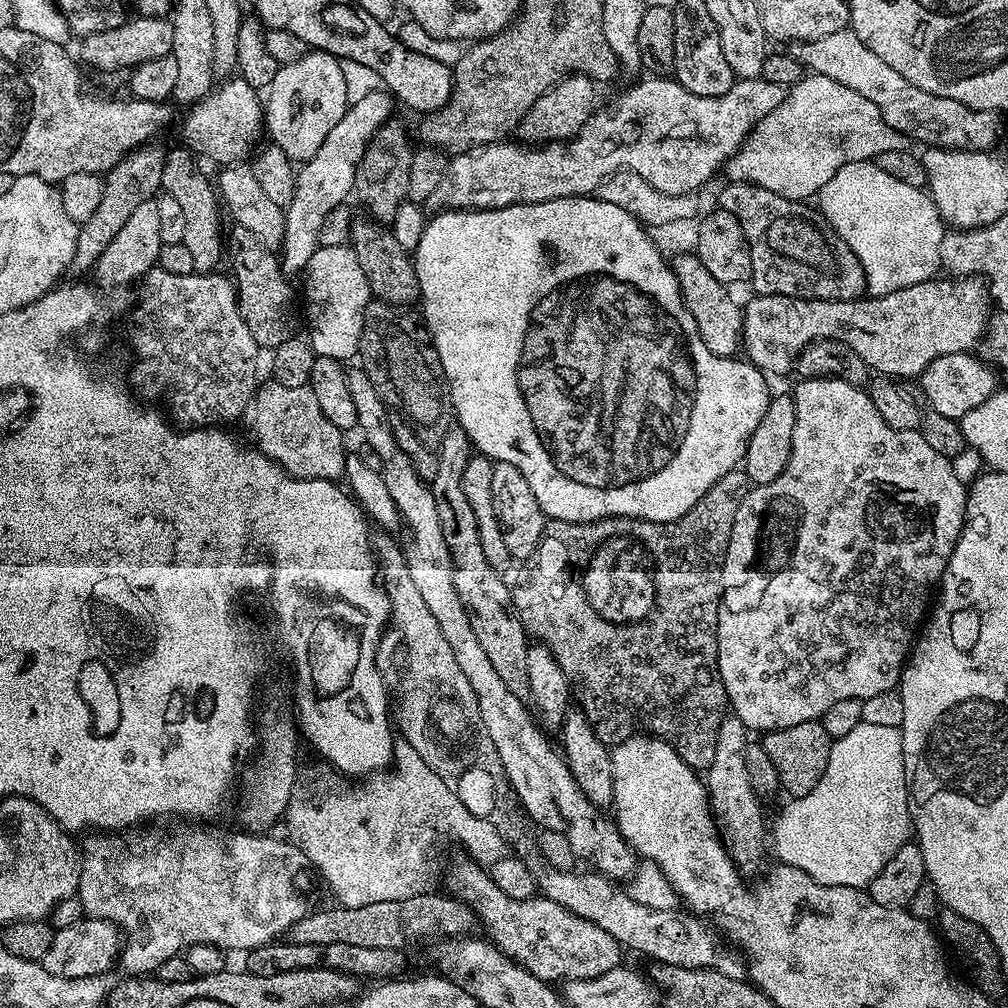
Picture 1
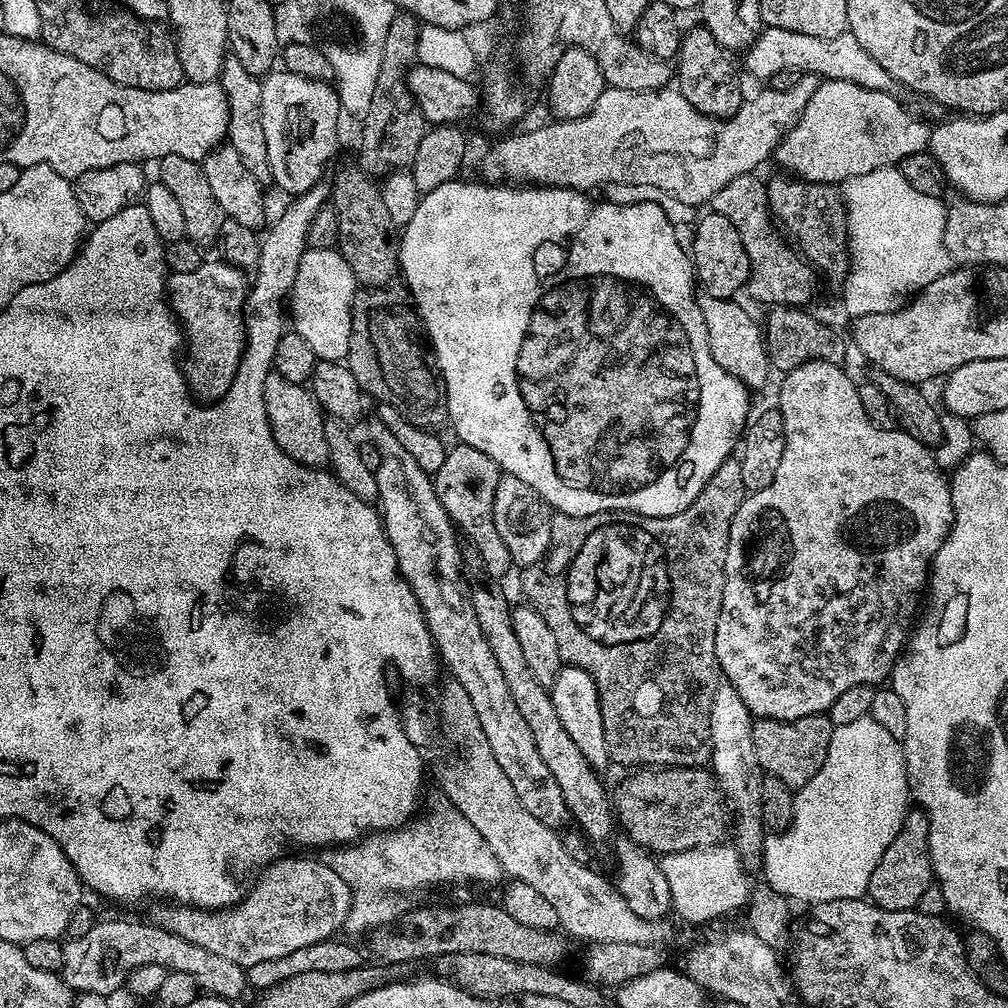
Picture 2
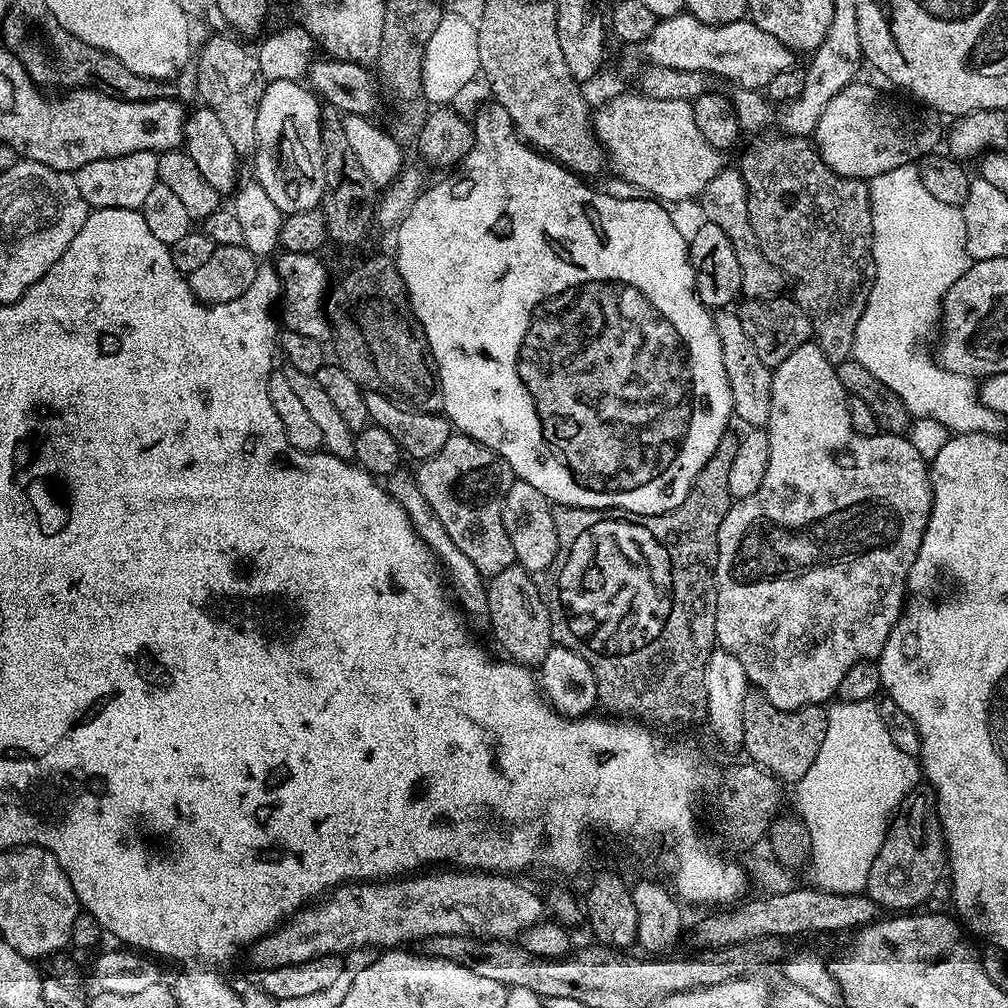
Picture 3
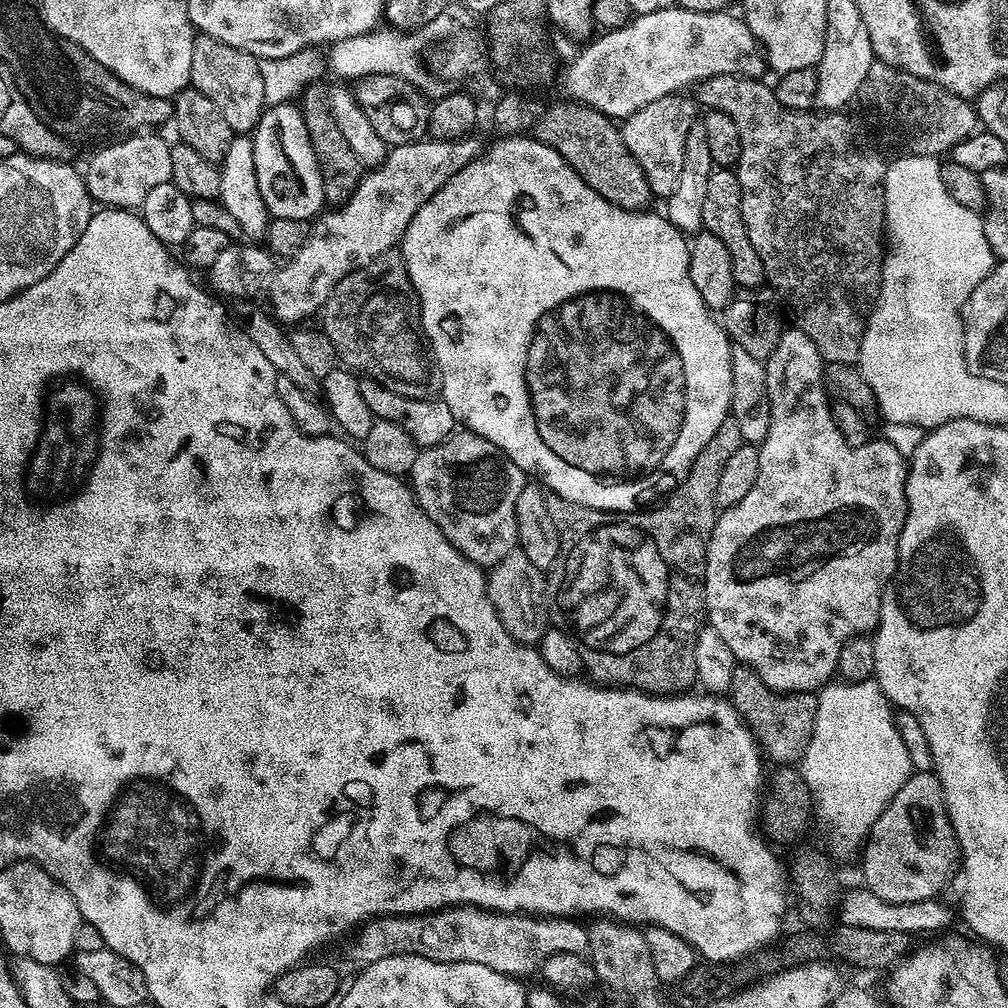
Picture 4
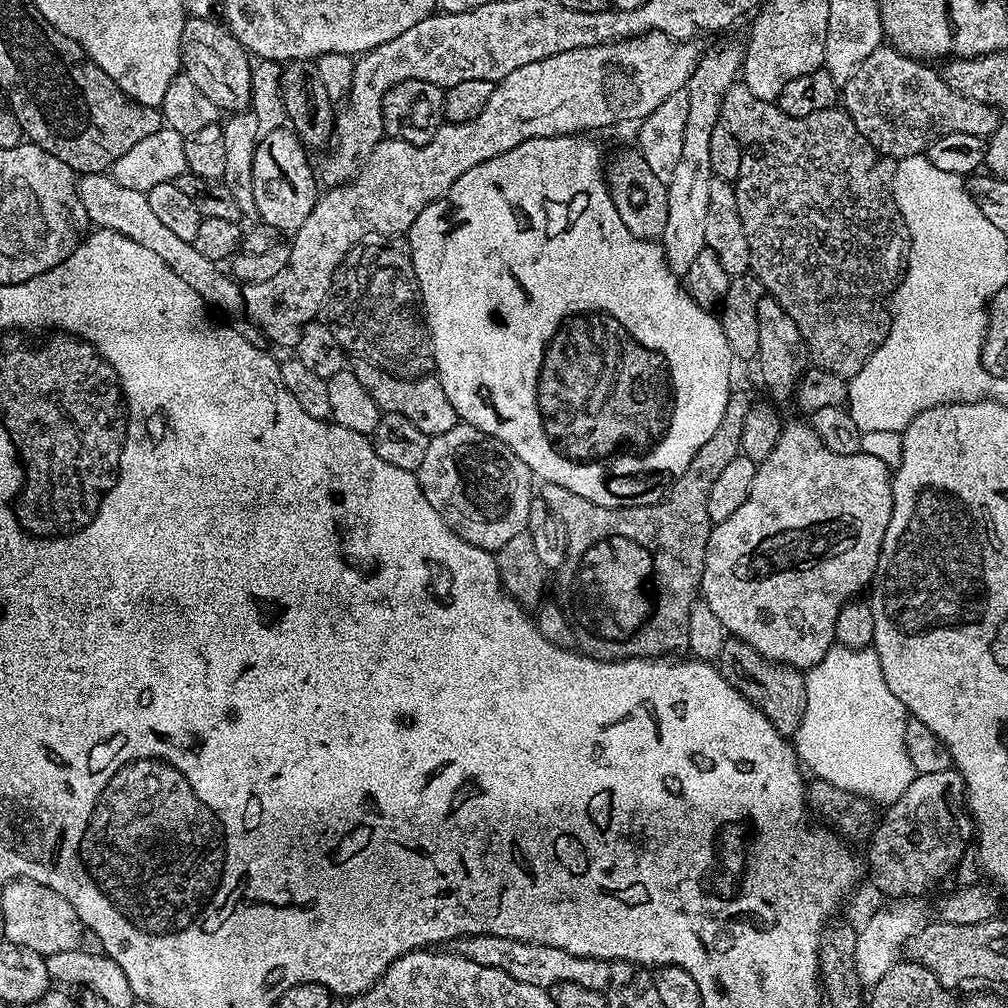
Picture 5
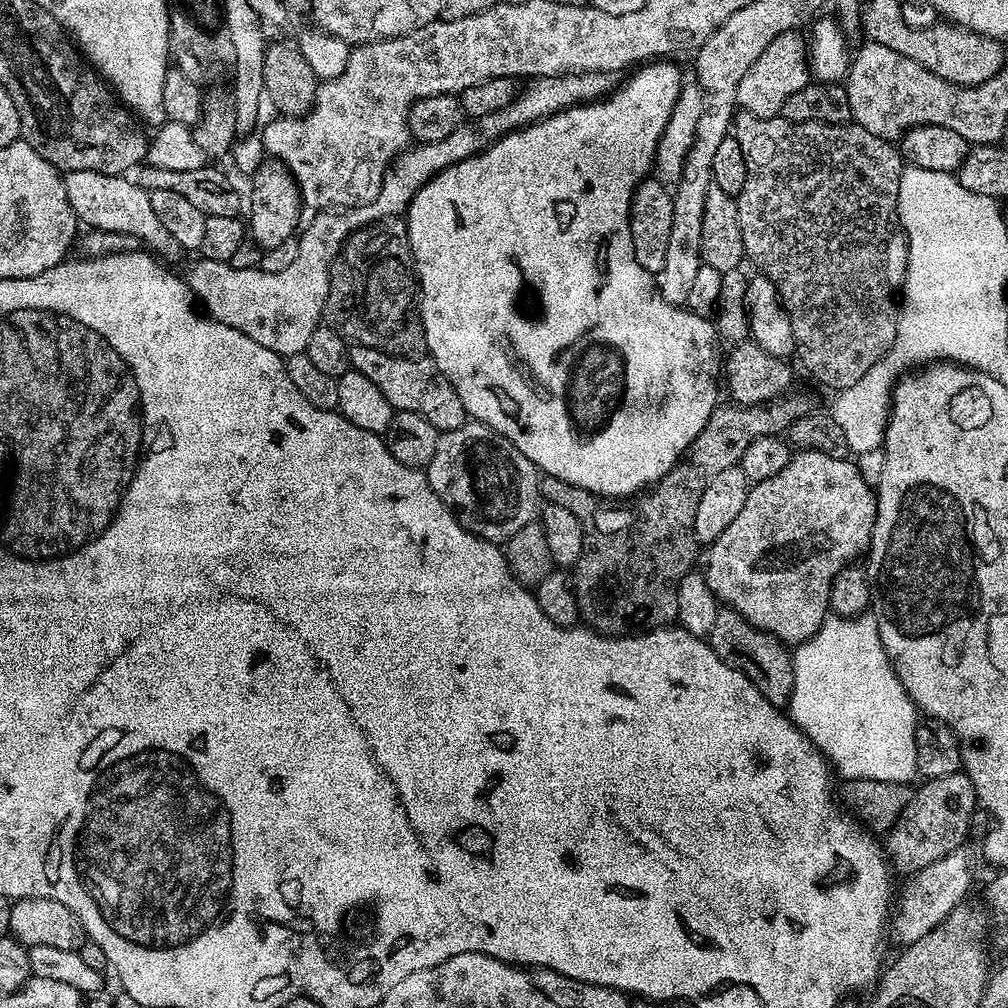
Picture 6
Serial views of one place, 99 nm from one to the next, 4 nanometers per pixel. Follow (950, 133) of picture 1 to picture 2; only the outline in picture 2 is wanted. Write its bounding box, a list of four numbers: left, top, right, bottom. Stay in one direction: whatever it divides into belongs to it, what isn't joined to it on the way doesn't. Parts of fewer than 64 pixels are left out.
[743,27,898,92]

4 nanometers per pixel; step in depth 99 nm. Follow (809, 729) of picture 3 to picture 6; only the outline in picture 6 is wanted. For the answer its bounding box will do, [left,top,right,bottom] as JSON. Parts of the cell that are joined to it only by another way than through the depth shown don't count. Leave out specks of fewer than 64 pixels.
[707,606,794,706]

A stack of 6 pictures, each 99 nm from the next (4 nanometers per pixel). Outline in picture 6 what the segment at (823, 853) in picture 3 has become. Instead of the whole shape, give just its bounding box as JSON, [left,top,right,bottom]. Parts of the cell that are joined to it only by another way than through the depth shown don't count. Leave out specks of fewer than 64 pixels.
[786,614,918,784]

